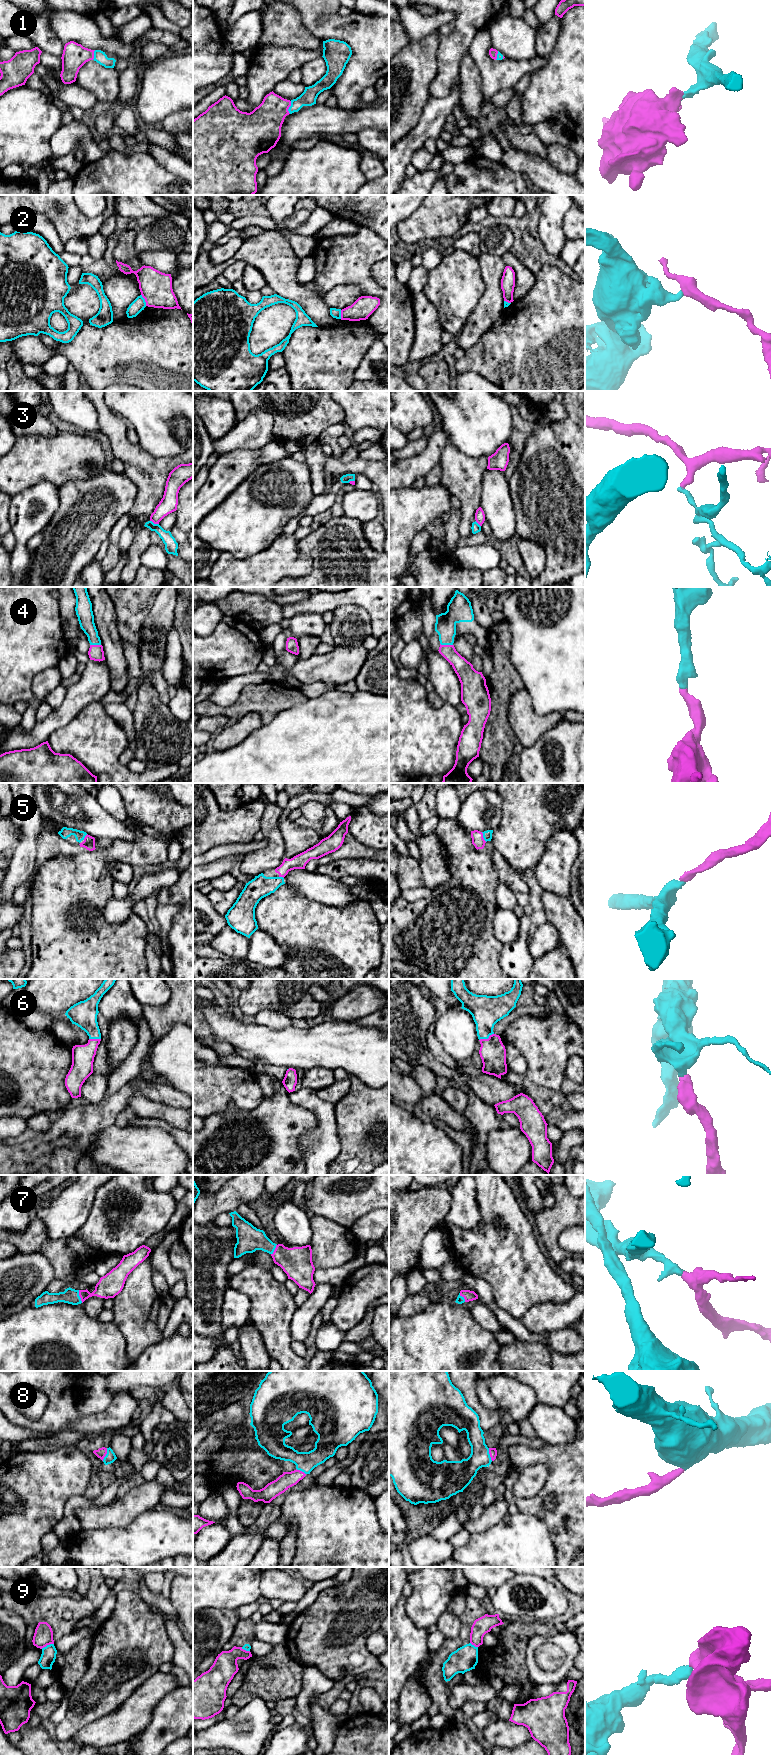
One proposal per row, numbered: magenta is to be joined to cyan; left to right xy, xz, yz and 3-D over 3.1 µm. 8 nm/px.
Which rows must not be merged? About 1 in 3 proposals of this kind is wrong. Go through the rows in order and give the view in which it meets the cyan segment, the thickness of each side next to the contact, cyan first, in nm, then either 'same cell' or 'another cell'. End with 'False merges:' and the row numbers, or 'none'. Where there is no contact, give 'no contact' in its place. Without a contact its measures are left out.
1: meets cyan in xz; 130 nm thick on the cyan side, 280 nm on the other; same cell
2: meets cyan in xy; 100 nm thick on the cyan side, 260 nm on the other; another cell
3: meets cyan in xy; 110 nm thick on the cyan side, 140 nm on the other; another cell
4: meets cyan in yz; 170 nm thick on the cyan side, 140 nm on the other; same cell
5: meets cyan in yz; 80 nm thick on the cyan side, 100 nm on the other; same cell
6: meets cyan in yz; 240 nm thick on the cyan side, 200 nm on the other; same cell
7: meets cyan in xy; 130 nm thick on the cyan side, 180 nm on the other; same cell
8: meets cyan in xy; 90 nm thick on the cyan side, 80 nm on the other; same cell
9: meets cyan in xy; 120 nm thick on the cyan side, 160 nm on the other; another cell
False merges: 2, 3, 9

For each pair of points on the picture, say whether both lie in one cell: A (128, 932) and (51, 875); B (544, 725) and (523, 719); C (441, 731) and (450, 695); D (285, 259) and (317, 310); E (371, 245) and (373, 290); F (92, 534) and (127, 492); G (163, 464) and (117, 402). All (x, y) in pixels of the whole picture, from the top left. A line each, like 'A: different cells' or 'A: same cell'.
A: same cell
B: same cell
C: different cells
D: same cell
E: same cell
F: same cell
G: different cells

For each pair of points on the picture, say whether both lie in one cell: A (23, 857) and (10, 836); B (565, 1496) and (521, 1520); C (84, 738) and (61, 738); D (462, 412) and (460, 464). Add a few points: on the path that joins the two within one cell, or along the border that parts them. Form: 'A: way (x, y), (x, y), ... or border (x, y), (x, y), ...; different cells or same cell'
A: border (14, 824), (20, 832), (20, 837), (13, 850); different cells
B: border (519, 1511), (539, 1518), (549, 1530); different cells
C: way (78, 738), (67, 738); same cell
D: border (449, 444), (470, 456), (484, 456); different cells

